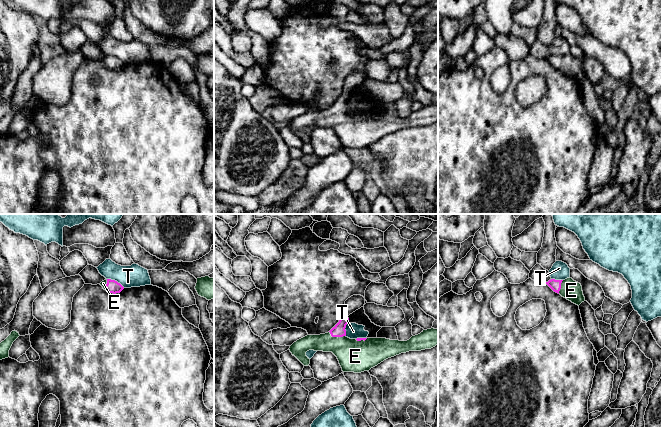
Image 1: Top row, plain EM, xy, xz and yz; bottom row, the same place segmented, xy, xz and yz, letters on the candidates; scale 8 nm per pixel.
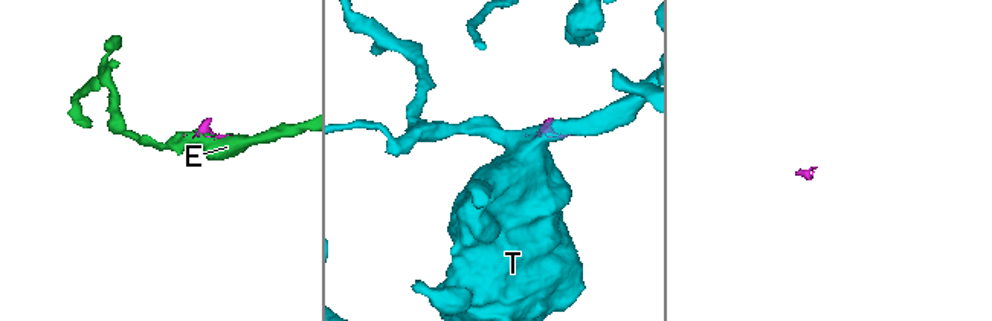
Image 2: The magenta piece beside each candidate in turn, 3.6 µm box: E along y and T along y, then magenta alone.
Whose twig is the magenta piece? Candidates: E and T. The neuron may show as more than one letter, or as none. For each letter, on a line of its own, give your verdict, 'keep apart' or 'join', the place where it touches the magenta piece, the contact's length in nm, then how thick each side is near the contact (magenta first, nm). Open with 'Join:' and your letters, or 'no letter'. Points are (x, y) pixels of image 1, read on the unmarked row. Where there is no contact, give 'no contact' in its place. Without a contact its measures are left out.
Join: E
E: join; contact xz (336, 112); length 140 nm; calibres 100 and 260 nm
T: keep apart; contact xy (116, 57); length 160 nm; calibres 110 and 180 nm

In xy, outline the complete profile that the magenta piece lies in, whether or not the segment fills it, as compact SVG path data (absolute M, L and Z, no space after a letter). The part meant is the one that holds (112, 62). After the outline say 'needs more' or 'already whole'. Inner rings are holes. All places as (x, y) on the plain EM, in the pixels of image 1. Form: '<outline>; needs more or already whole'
M111 55L102 57L100 61L108 69L113 69L113 70L120 69L124 65L124 63L120 59Z; needs more

